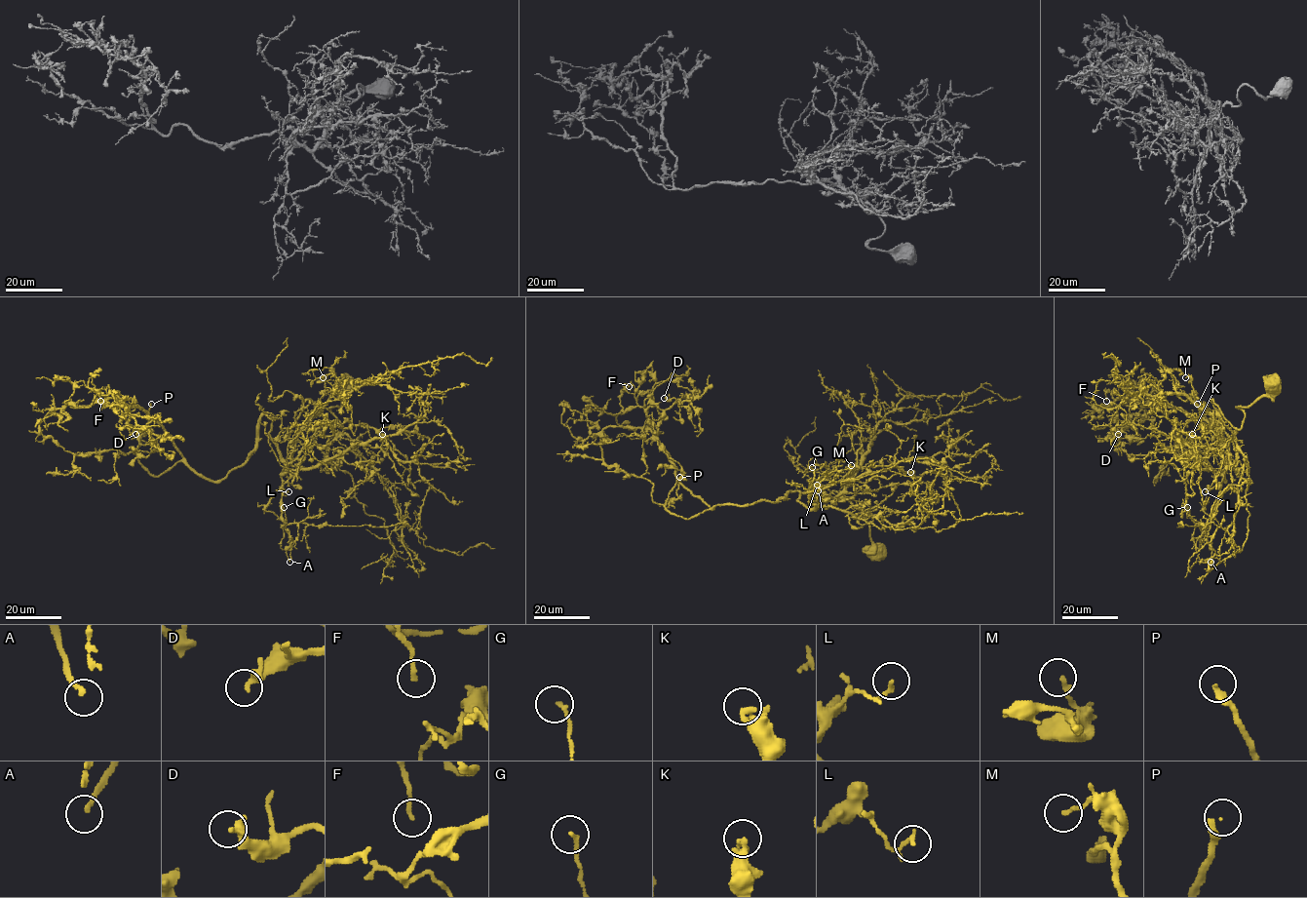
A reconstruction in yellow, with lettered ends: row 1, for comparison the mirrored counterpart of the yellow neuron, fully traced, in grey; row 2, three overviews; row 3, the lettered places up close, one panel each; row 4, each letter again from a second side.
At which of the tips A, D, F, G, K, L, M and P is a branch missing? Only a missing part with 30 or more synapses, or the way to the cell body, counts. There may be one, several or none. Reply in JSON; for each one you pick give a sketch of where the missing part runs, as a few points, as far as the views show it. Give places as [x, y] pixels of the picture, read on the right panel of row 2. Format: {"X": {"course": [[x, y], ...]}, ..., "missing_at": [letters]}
{"A": {"course": [[1210, 562], [1206, 574], [1197, 582]]}, "P": {"course": [[1197, 404], [1178, 391], [1170, 393], [1174, 393]]}, "missing_at": ["A", "P"]}

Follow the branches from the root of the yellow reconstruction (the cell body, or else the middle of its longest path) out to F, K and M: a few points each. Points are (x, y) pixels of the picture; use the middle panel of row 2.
F: (876, 551), (872, 519), (835, 491), (815, 510), (797, 490), (711, 508), (629, 386)
K: (876, 551), (869, 525), (859, 523), (870, 517), (835, 491), (815, 510), (817, 493), (865, 473), (910, 472)
M: (876, 551), (869, 525), (859, 523), (872, 519), (842, 494), (832, 491), (815, 510), (841, 492), (851, 465)

